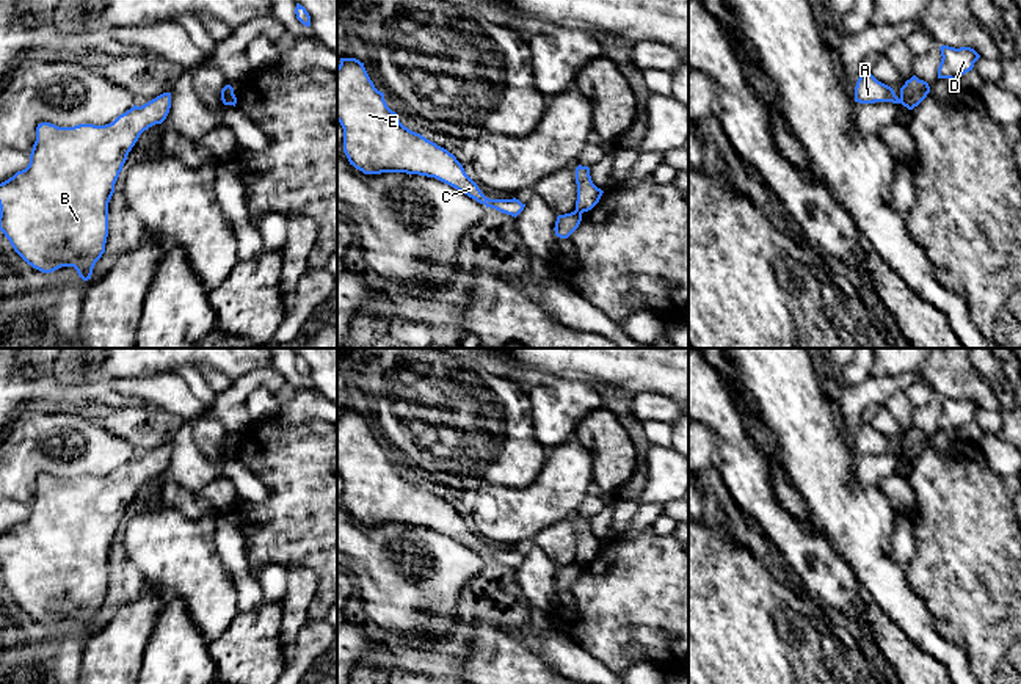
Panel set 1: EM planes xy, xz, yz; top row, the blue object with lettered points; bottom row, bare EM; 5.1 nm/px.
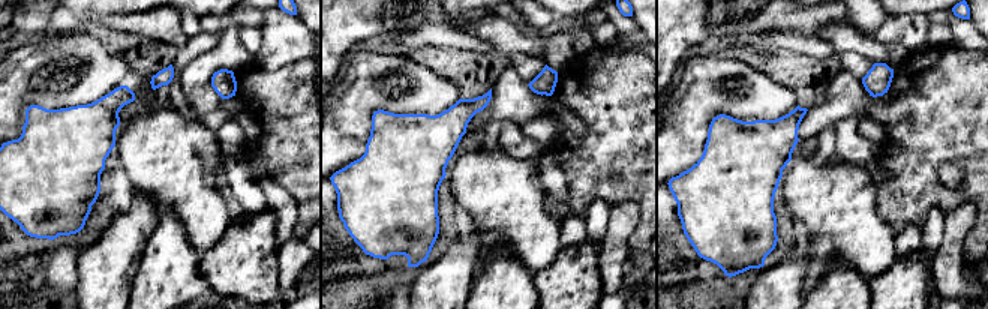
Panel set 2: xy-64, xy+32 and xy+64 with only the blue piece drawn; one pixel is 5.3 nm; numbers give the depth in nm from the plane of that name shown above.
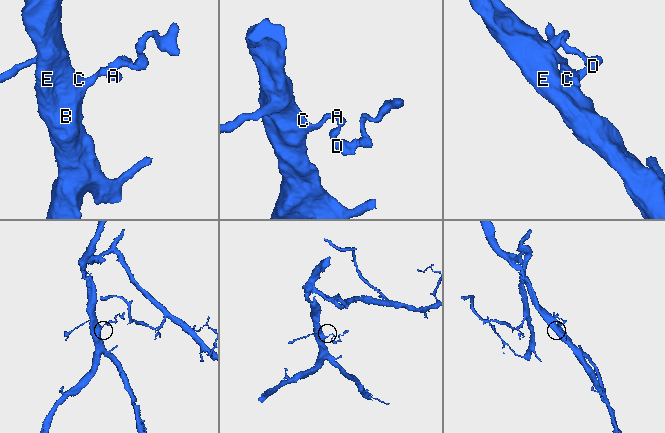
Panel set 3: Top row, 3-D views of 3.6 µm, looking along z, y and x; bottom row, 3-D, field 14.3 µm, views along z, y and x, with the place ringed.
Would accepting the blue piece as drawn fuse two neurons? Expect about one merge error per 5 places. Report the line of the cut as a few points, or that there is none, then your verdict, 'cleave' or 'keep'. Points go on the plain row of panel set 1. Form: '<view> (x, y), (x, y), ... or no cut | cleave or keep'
xz (576, 560), (581, 565) | cleave

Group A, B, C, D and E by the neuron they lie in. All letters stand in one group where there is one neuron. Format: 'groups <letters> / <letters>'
groups A B C E / D

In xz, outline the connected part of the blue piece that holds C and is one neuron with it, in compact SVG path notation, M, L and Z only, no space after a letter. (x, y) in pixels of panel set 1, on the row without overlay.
M340 409L340 416L337 417L337 472L343 480L343 504L350 516L364 526L406 524L434 529L477 554L485 555L486 560L491 558L514 569L525 558L516 549L486 549L453 505L405 478L397 469L397 464L387 458L384 444L375 439L364 414L356 409Z

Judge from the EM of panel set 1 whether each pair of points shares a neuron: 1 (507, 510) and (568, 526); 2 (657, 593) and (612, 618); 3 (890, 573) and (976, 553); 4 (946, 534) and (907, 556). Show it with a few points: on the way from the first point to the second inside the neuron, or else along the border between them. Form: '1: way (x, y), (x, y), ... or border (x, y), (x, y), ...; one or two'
1: border (576, 513), (545, 527), (532, 540); two
2: way (646, 593), (637, 593), (623, 607); one
3: border (905, 570), (910, 587), (924, 603); two
4: border (908, 515), (913, 524), (915, 559), (905, 568); two

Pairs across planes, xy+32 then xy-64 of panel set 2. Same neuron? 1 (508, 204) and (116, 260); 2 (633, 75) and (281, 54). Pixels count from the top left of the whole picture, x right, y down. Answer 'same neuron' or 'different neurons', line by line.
1: different neurons
2: different neurons

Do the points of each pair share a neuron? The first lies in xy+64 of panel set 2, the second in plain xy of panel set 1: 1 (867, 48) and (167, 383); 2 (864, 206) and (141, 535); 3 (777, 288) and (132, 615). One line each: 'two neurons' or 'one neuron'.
1: one neuron
2: one neuron
3: one neuron

